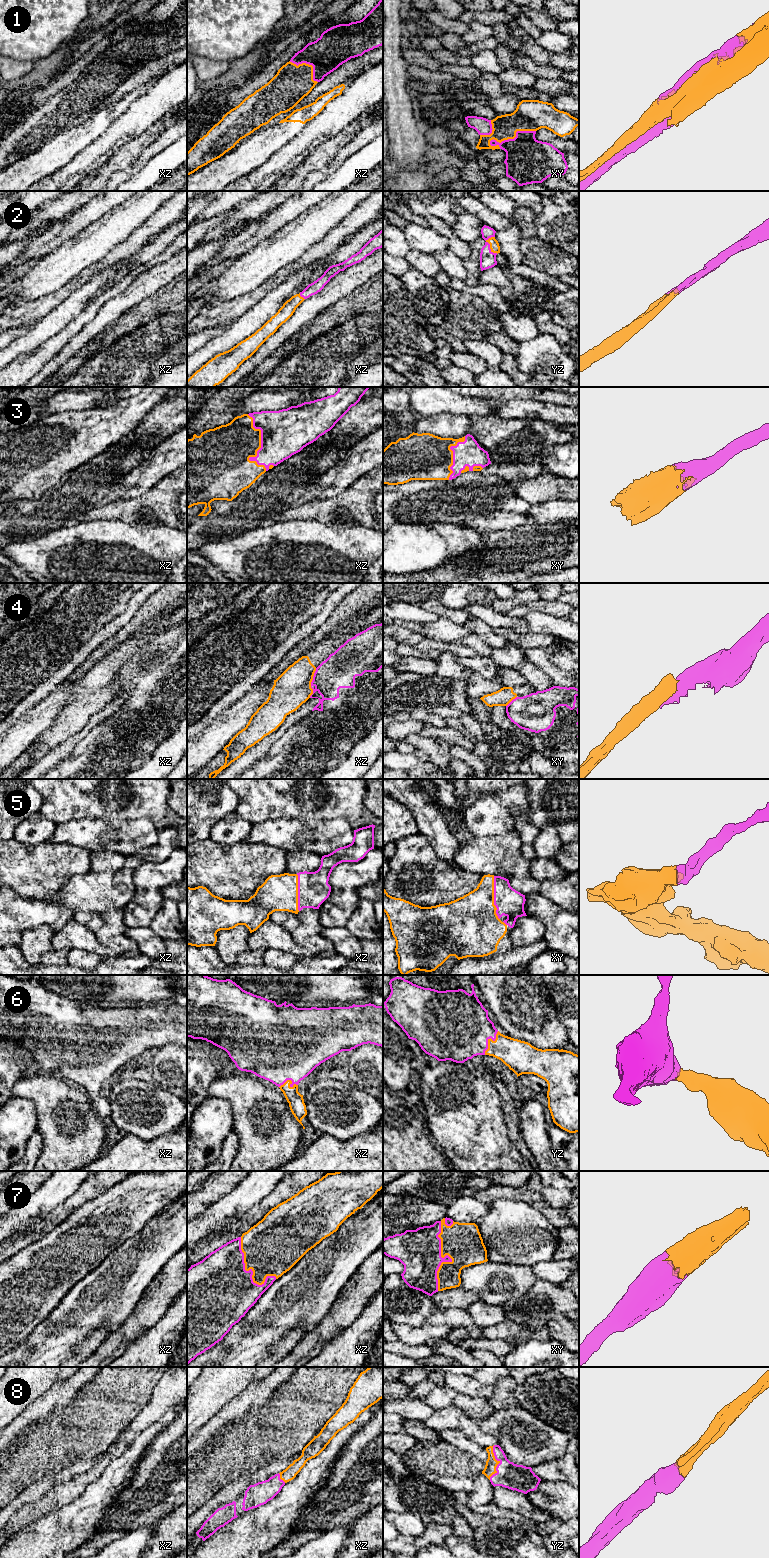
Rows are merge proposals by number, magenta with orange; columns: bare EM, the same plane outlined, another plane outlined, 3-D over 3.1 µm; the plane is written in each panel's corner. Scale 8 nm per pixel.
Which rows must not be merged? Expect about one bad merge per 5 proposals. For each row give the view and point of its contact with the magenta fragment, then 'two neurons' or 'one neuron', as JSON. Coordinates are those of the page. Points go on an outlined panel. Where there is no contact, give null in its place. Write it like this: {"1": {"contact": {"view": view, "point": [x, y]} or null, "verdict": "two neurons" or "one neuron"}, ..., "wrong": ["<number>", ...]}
{"1": {"contact": {"view": "xy", "point": [514, 138]}, "verdict": "two neurons"}, "2": {"contact": {"view": "yz", "point": [489, 246]}, "verdict": "one neuron"}, "3": {"contact": {"view": "xz", "point": [261, 446]}, "verdict": "one neuron"}, "4": {"contact": {"view": "xz", "point": [311, 683]}, "verdict": "two neurons"}, "5": {"contact": {"view": "xy", "point": [494, 898]}, "verdict": "one neuron"}, "6": {"contact": {"view": "yz", "point": [487, 1040]}, "verdict": "one neuron"}, "7": {"contact": {"view": "xy", "point": [448, 1256]}, "verdict": "one neuron"}, "8": {"contact": {"view": "yz", "point": [500, 1462]}, "verdict": "one neuron"}, "wrong": ["1", "4"]}

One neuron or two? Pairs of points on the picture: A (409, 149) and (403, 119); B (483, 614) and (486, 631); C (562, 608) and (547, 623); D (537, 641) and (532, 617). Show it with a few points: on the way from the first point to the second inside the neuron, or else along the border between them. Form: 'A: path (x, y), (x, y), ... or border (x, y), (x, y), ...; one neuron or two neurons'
A: path (406, 142), (403, 126); one neuron
B: border (472, 616), (482, 619), (494, 629); two neurons
C: border (530, 611), (540, 611), (566, 619); two neurons
D: border (529, 631), (549, 634), (555, 638); two neurons

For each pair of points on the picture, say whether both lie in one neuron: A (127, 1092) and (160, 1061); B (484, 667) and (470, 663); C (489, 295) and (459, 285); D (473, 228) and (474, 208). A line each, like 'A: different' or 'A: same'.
A: different
B: same
C: same
D: different

